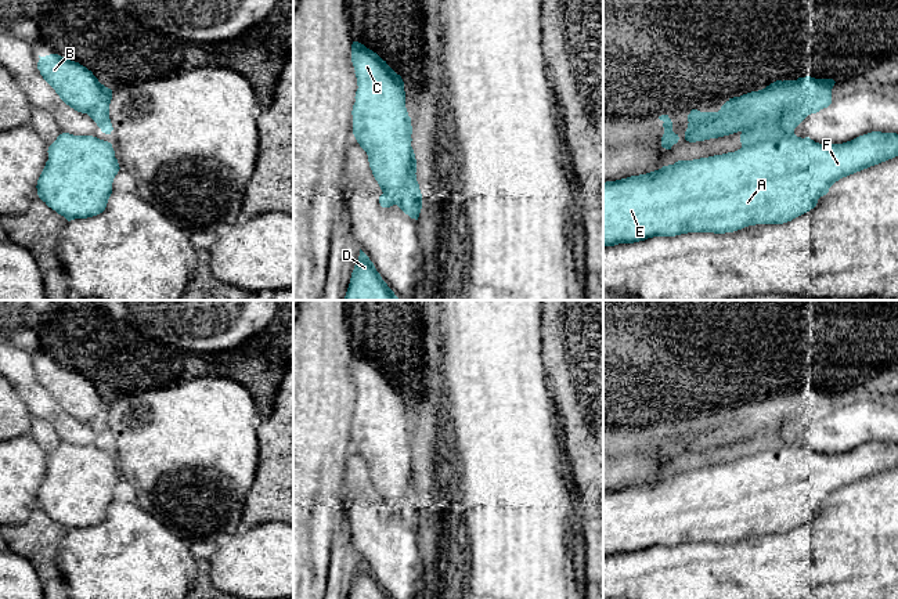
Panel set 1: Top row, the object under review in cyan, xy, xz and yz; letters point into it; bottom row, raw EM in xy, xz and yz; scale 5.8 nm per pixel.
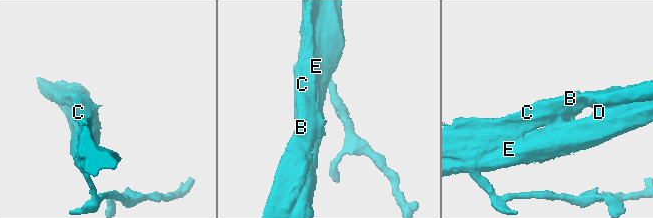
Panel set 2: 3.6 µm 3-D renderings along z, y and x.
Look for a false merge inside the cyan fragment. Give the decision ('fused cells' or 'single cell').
fused cells

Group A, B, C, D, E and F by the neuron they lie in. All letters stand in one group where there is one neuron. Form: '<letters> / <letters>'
A D E F / B C

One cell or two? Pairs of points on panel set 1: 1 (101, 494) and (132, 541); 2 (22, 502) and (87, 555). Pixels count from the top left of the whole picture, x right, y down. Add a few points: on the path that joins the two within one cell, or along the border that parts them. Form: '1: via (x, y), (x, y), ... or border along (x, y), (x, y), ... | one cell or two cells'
1: via (101, 505), (101, 511), (121, 530) | one cell
2: border along (46, 472), (35, 497) | two cells

